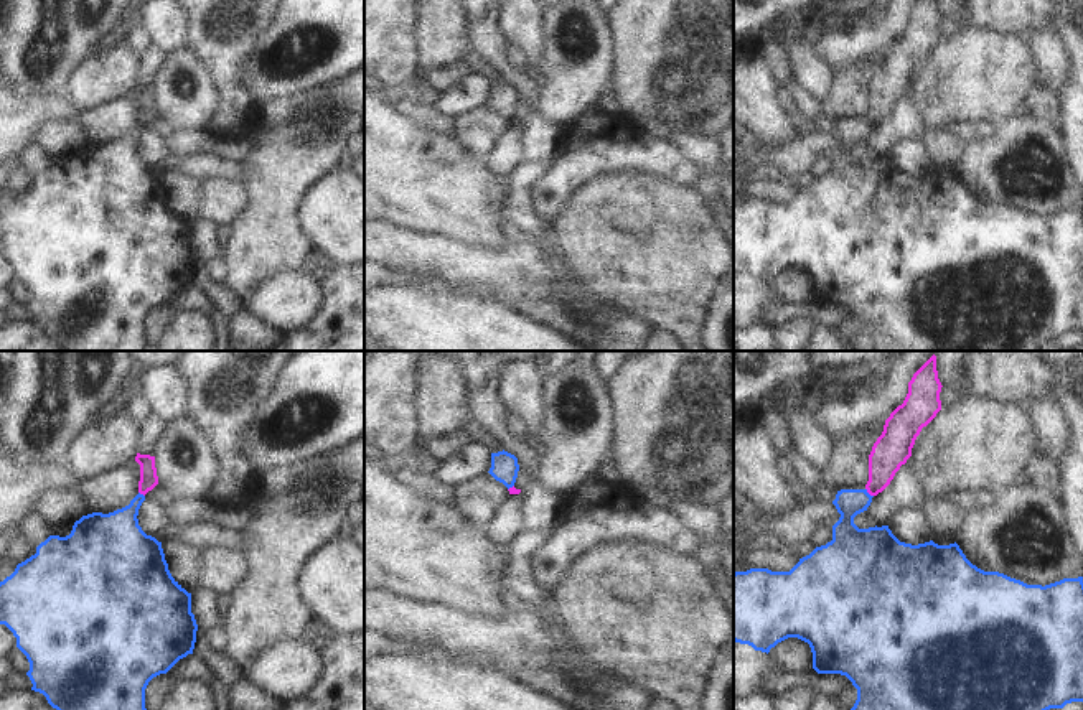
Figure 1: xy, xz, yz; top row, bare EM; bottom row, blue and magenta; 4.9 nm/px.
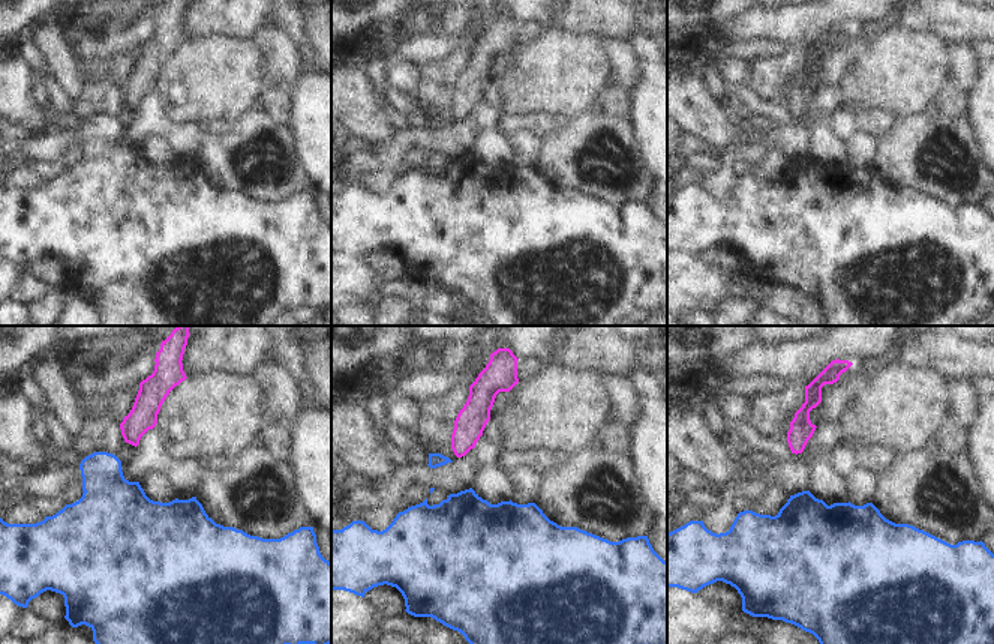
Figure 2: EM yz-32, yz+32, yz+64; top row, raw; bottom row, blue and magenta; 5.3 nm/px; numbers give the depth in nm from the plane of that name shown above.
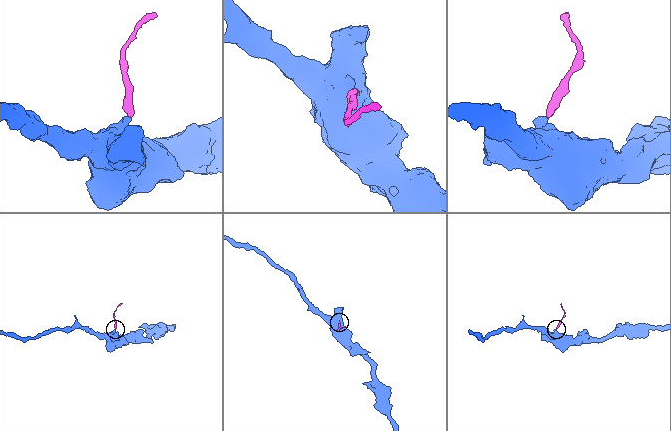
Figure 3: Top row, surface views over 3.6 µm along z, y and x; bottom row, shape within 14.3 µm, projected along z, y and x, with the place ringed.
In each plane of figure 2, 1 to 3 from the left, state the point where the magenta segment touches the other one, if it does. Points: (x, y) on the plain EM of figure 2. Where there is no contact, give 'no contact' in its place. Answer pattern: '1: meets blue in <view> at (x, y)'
1: no contact
2: no contact
3: no contact

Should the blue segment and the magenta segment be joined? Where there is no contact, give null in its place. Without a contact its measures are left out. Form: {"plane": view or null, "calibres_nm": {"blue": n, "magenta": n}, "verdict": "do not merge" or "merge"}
{"plane": "yz", "calibres_nm": {"blue": 170, "magenta": 180}, "verdict": "do not merge"}

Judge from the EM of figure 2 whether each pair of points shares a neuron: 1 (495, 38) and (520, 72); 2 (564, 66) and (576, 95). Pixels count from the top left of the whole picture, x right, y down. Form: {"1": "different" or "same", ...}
{"1": "different", "2": "same"}

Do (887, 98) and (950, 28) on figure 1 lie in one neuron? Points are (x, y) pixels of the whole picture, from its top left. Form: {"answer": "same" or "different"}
{"answer": "same"}

